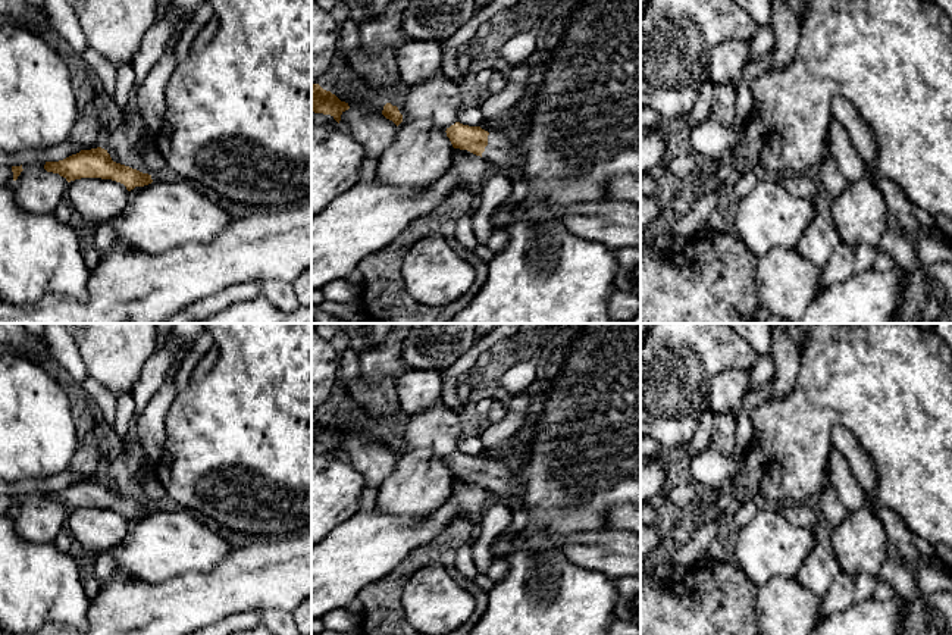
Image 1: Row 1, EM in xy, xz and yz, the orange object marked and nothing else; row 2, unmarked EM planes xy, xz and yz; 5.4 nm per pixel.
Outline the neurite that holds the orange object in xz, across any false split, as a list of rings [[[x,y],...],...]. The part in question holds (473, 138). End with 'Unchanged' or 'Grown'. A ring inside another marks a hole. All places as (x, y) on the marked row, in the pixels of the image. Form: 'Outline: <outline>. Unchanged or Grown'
Outline: [[[460,122],[447,128],[445,132],[454,148],[480,156],[495,168],[510,169],[516,173],[522,165],[522,153],[511,135],[497,131],[488,132],[480,126]]]. Grown

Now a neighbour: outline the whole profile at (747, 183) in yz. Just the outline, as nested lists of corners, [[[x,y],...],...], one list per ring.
[[[748,169],[739,181],[733,185],[733,190],[739,194],[740,198],[748,195],[755,185],[758,184],[758,176],[752,169]]]

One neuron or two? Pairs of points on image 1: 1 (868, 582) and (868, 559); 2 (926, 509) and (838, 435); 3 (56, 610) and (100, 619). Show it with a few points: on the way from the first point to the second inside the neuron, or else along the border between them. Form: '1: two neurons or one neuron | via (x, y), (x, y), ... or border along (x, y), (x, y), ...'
1: two neurons | border along (842, 571), (877, 576)
2: two neurons | border along (852, 434), (874, 471), (876, 488), (870, 494)
3: two neurons | border along (91, 601), (85, 619)

